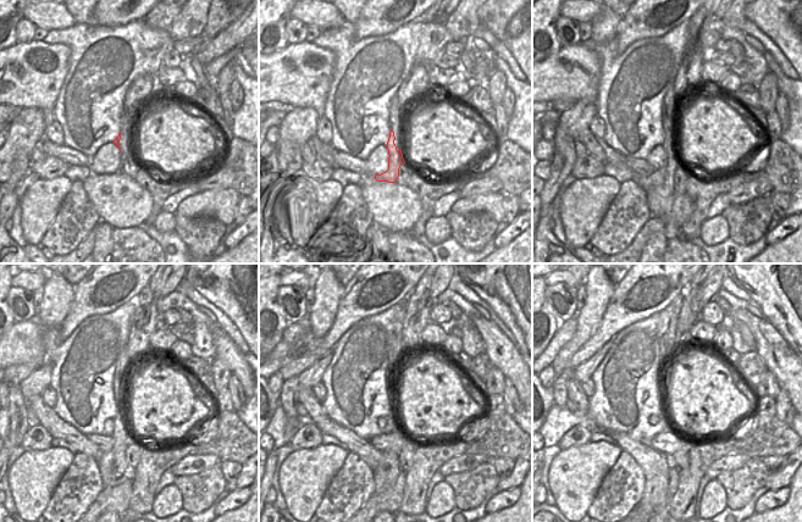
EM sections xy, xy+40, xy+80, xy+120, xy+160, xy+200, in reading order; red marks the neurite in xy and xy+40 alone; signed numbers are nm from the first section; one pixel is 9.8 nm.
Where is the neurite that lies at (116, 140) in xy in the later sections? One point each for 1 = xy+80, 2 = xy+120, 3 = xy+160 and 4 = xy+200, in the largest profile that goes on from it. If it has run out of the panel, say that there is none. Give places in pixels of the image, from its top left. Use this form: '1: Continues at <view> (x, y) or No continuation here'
1: Continues at xy+80 (661, 181)
2: Continues at xy+120 (112, 466)
3: Continues at xy+160 (385, 475)
4: Continues at xy+200 (654, 492)

